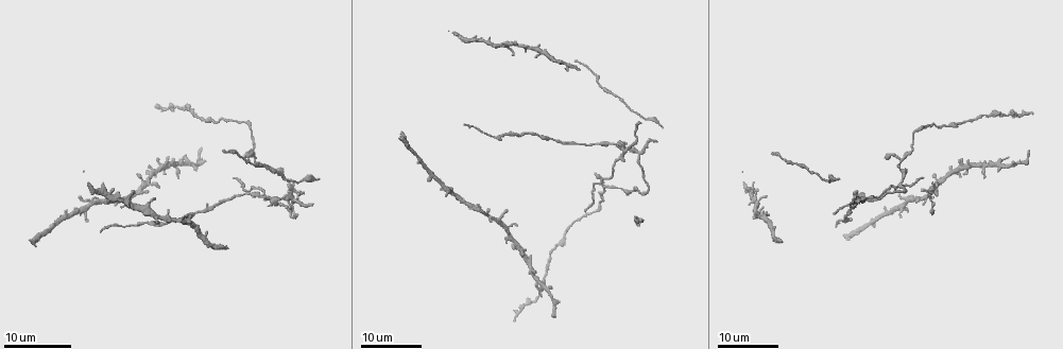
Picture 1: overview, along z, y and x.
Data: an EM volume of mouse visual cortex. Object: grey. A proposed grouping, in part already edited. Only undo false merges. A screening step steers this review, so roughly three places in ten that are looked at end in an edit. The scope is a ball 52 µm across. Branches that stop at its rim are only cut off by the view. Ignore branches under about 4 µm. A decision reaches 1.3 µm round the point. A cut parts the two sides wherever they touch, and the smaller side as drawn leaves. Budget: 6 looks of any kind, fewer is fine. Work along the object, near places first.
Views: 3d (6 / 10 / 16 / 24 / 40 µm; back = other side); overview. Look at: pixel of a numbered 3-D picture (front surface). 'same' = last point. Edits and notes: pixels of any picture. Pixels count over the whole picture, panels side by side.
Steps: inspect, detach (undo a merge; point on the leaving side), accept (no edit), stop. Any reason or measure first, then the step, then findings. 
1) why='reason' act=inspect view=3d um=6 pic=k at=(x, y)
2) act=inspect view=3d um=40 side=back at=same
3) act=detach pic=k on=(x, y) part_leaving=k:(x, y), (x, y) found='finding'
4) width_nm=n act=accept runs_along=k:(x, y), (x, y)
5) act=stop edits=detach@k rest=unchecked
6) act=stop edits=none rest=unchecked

why='sudden change in width' act=inspect view=3d um=24 pic=1 at=(947, 127)

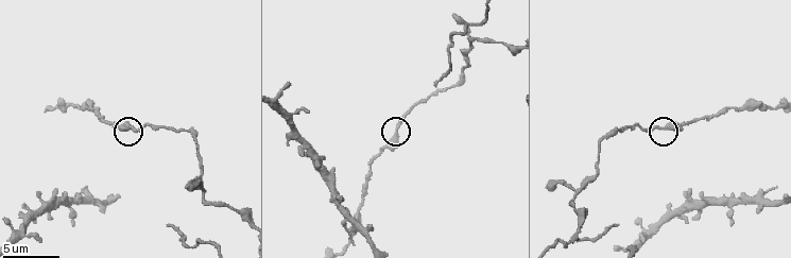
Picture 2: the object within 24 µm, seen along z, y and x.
act=inspect view=3d um=6 pic=2 at=(396, 129)

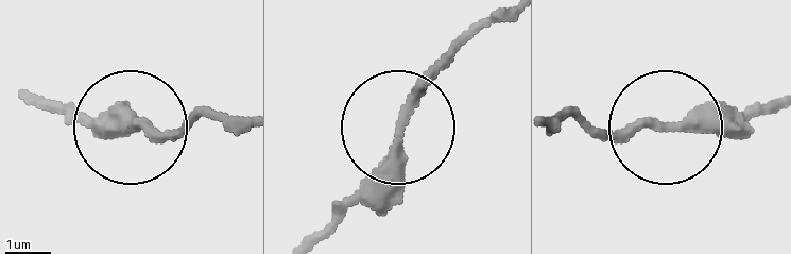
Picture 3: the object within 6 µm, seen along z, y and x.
act=accept runs_along=3:(496, 16), (405, 115), (389, 171), (324, 240) found='one neuron here'

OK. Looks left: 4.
why='looks like a crossing' act=inspect view=3d um=10 pic=2 at=(361, 228)

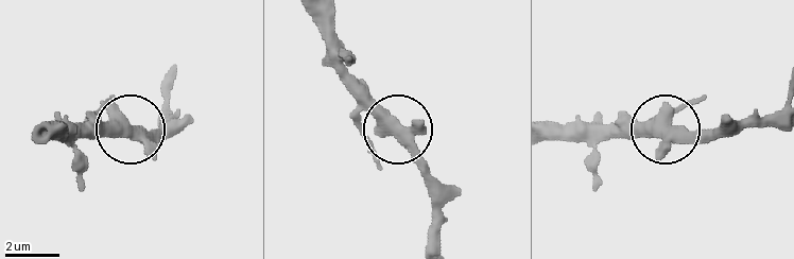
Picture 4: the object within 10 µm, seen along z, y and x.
side_arm_um=7 act=accept found='one neuron here'

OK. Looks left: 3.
why='three-way junction' act=inspect view=3d um=24 pic=1 at=(623, 151)

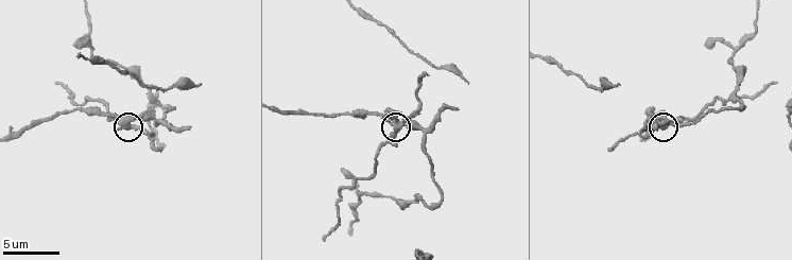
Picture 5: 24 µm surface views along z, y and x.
act=inspect view=3d um=10 pic=5 at=(396, 127)

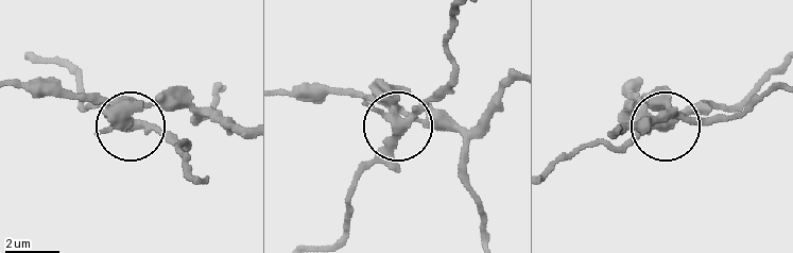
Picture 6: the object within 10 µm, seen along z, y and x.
side_arm_um=15 arms=3 act=detach pic=6 on=(132, 128) found='a second neuron is stuck on'

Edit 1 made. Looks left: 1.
act=stop edits=detach@6 rest=unchecked

